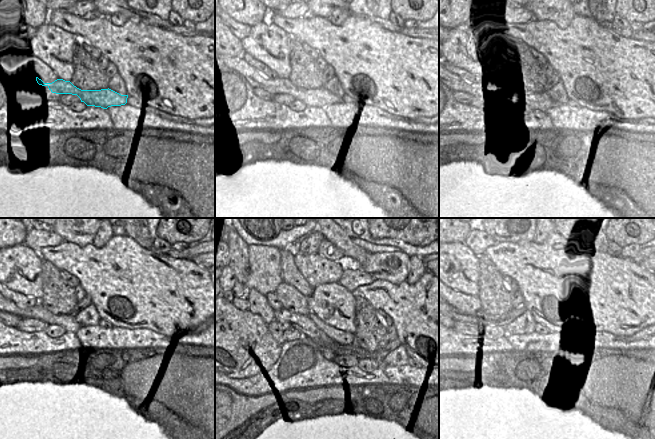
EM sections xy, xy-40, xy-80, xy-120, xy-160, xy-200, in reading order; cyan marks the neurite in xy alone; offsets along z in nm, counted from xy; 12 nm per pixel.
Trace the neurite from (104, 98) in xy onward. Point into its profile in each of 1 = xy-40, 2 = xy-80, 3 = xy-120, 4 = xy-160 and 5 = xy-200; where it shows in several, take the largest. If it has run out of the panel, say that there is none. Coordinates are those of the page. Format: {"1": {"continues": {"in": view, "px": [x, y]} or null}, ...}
{"1": {"continues": {"in": "xy-40", "px": [322, 97]}}, "2": {"continues": {"in": "xy-80", "px": [487, 86]}}, "3": {"continues": {"in": "xy-120", "px": [68, 321]}}, "4": {"continues": {"in": "xy-160", "px": [259, 313]}}, "5": {"continues": {"in": "xy-200", "px": [479, 313]}}}

